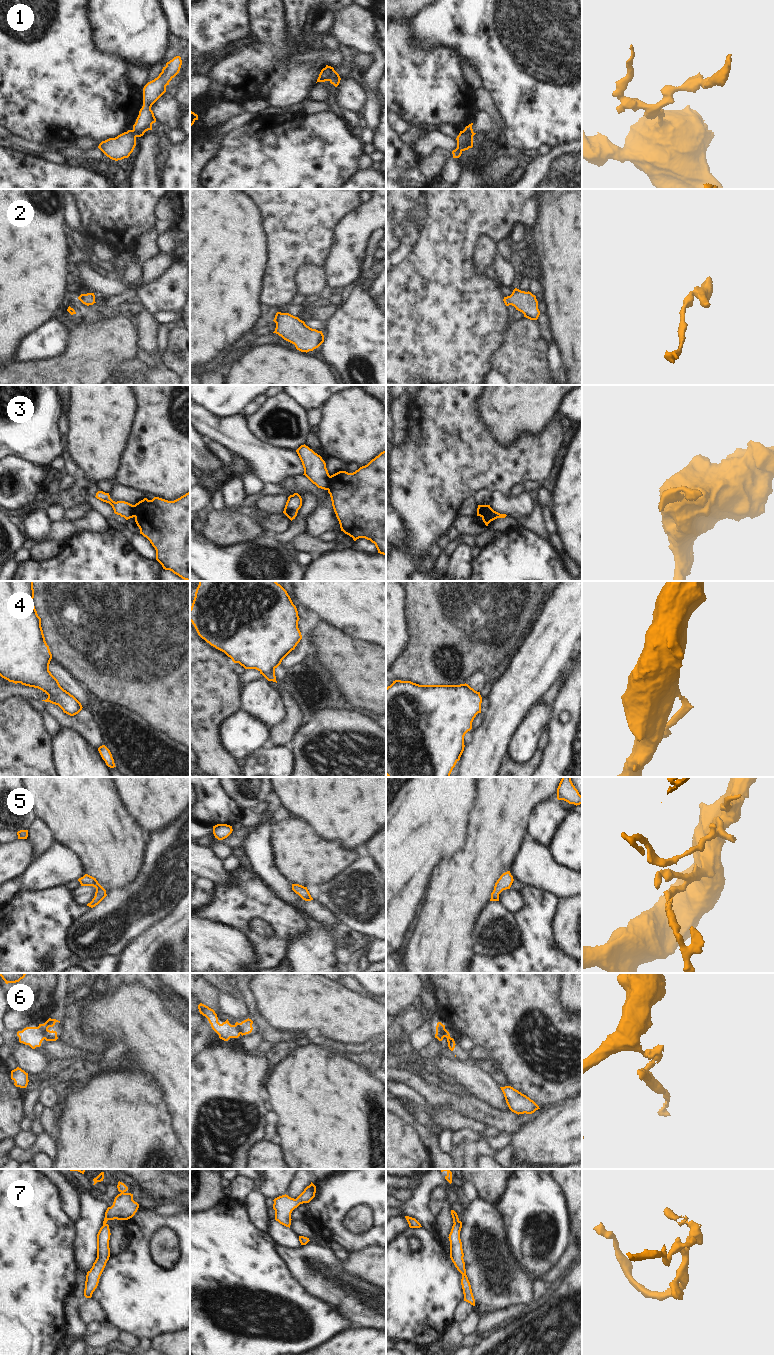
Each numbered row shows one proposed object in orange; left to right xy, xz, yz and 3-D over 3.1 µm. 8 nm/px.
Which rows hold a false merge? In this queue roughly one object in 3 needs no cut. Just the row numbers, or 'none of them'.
1, 3, 6

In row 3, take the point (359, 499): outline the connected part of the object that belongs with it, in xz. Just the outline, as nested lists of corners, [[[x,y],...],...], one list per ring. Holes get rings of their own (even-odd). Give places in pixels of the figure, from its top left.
[[[386,451],[381,452],[367,465],[353,473],[339,471],[330,476],[330,494],[332,506],[339,521],[341,531],[356,541],[365,538],[375,544],[378,553],[386,555]]]

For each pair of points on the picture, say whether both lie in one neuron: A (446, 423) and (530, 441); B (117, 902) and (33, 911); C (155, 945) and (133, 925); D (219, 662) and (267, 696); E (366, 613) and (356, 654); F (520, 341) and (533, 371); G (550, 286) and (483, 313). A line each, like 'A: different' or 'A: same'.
A: same
B: different
C: different
D: different
E: different
F: same
G: different

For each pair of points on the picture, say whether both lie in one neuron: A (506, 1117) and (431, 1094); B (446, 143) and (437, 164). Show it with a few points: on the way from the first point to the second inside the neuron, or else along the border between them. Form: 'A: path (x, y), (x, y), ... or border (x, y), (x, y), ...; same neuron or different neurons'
A: path (487, 1114), (450, 1100); same neuron
B: border (451, 150), (436, 148), (429, 155); different neurons

